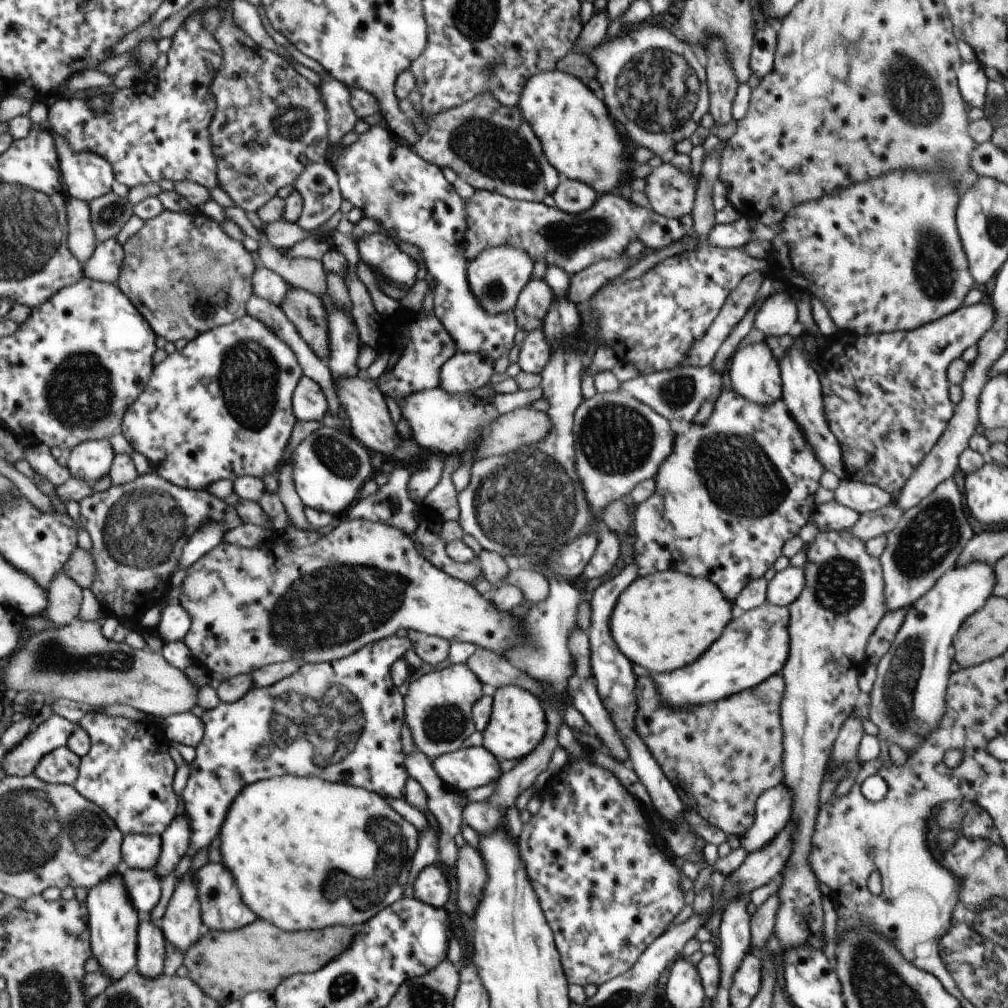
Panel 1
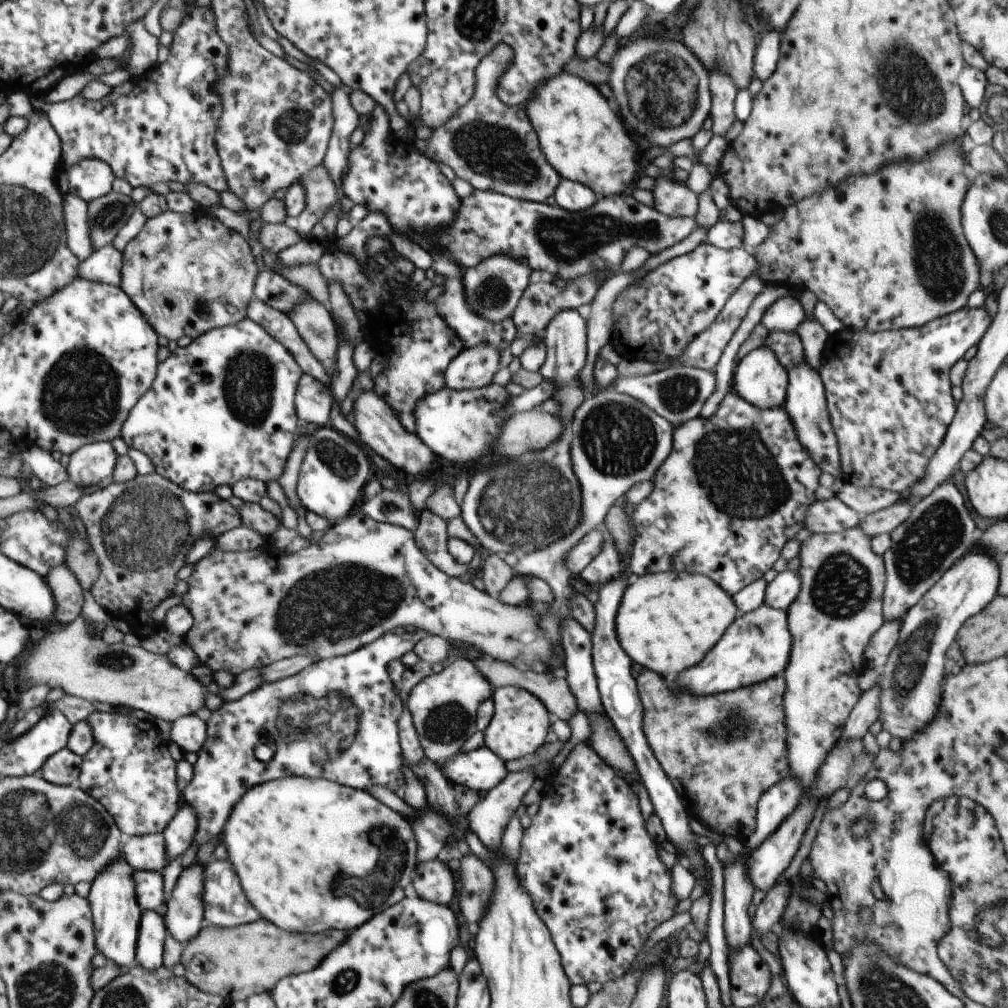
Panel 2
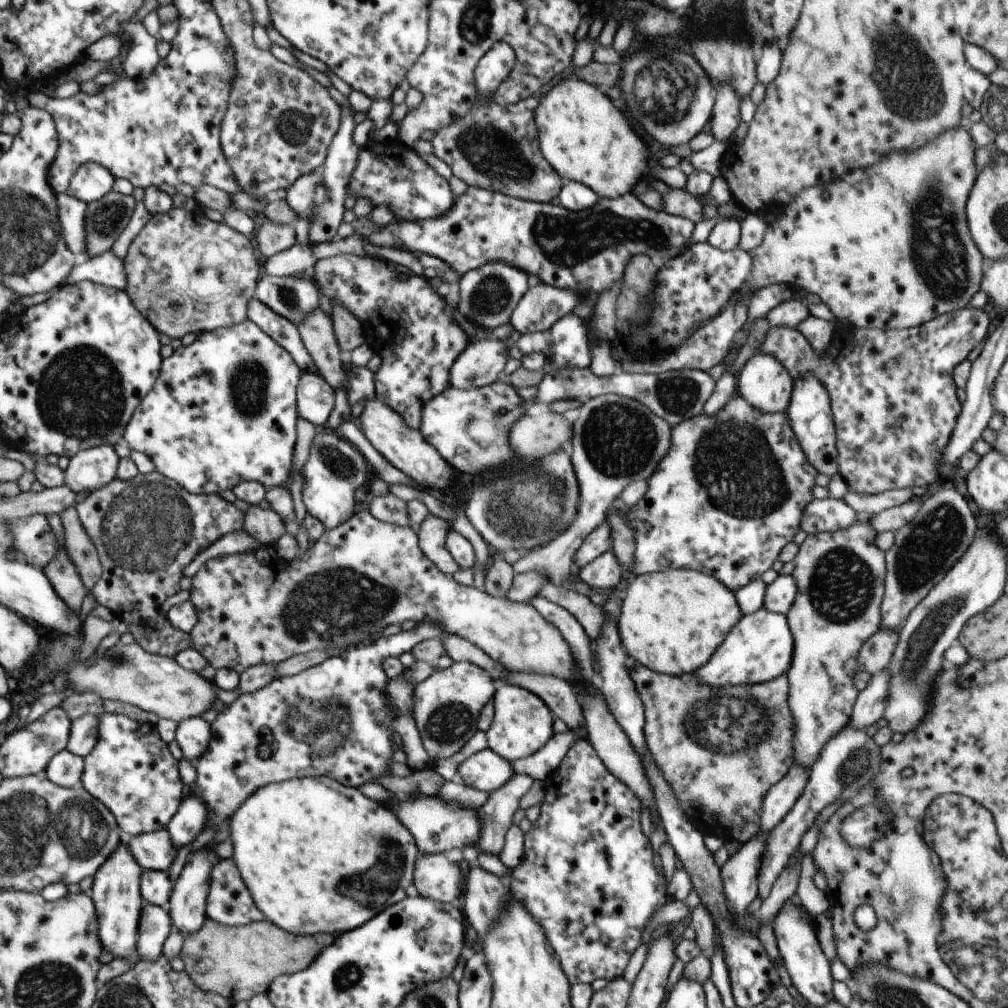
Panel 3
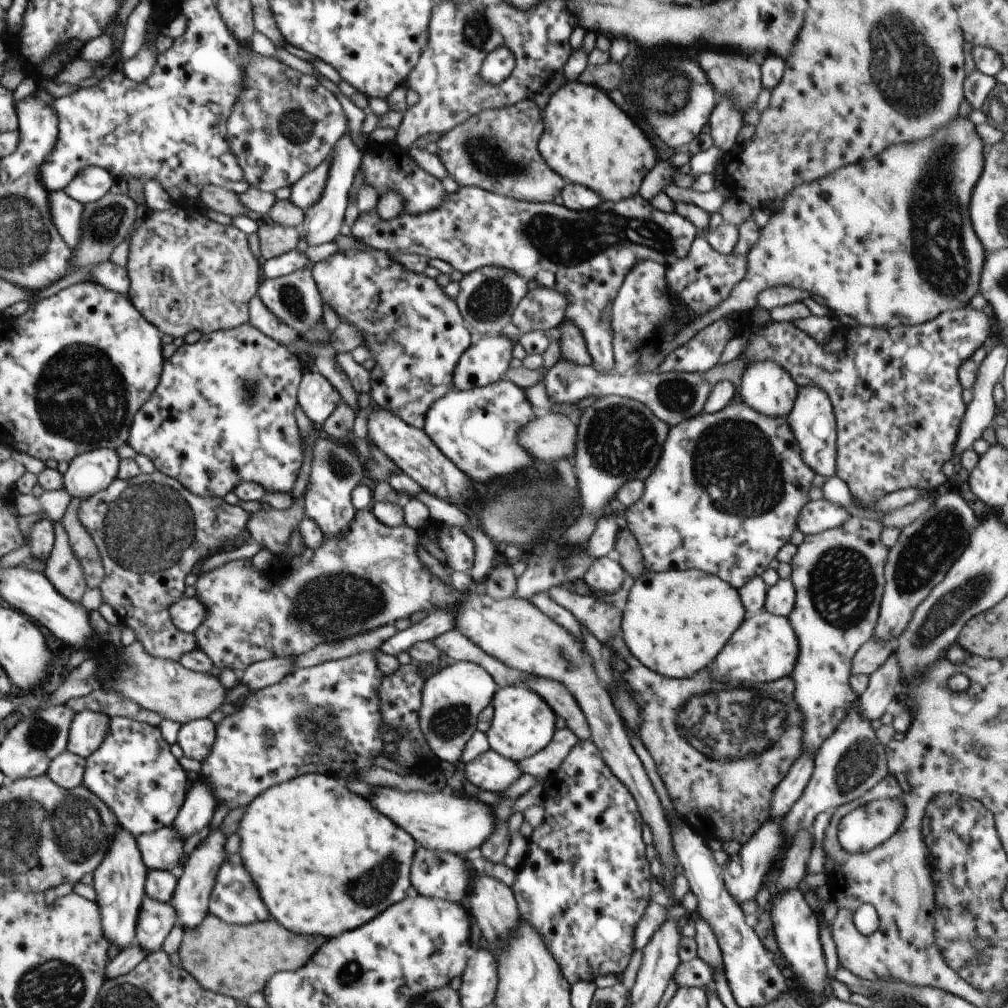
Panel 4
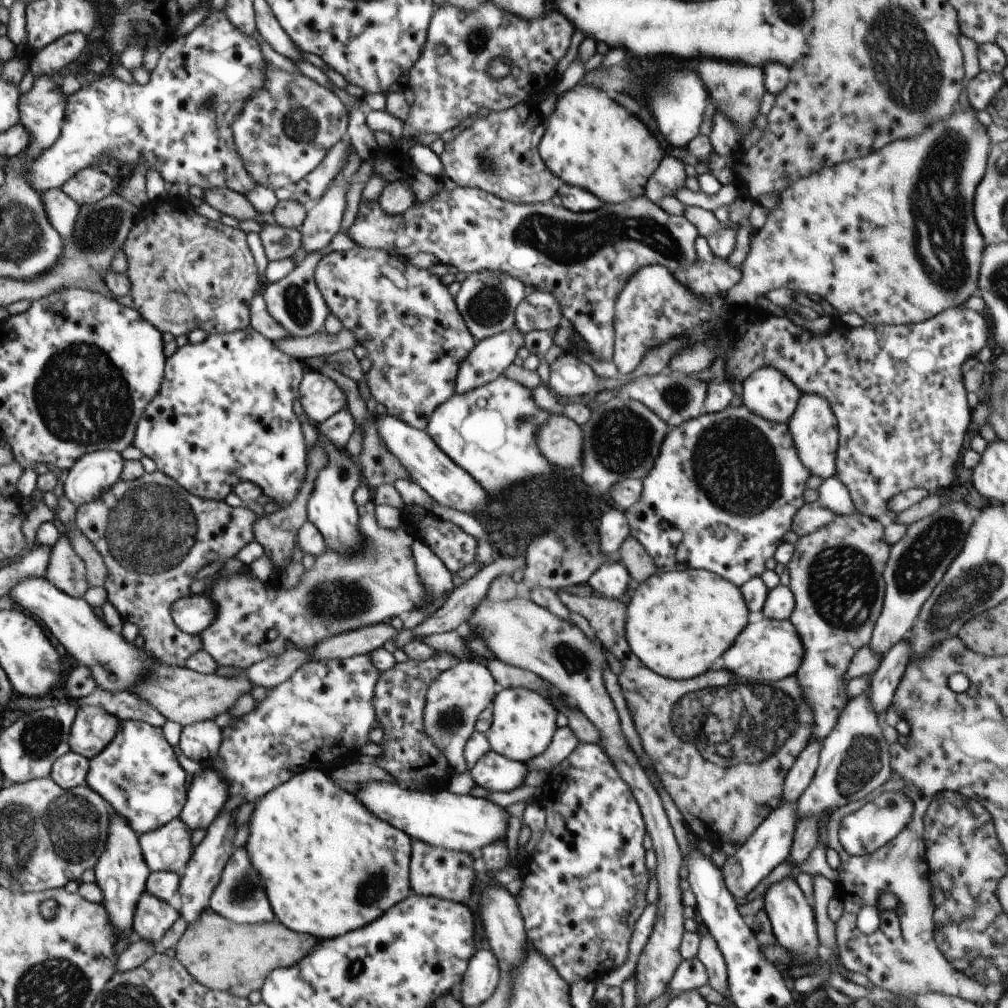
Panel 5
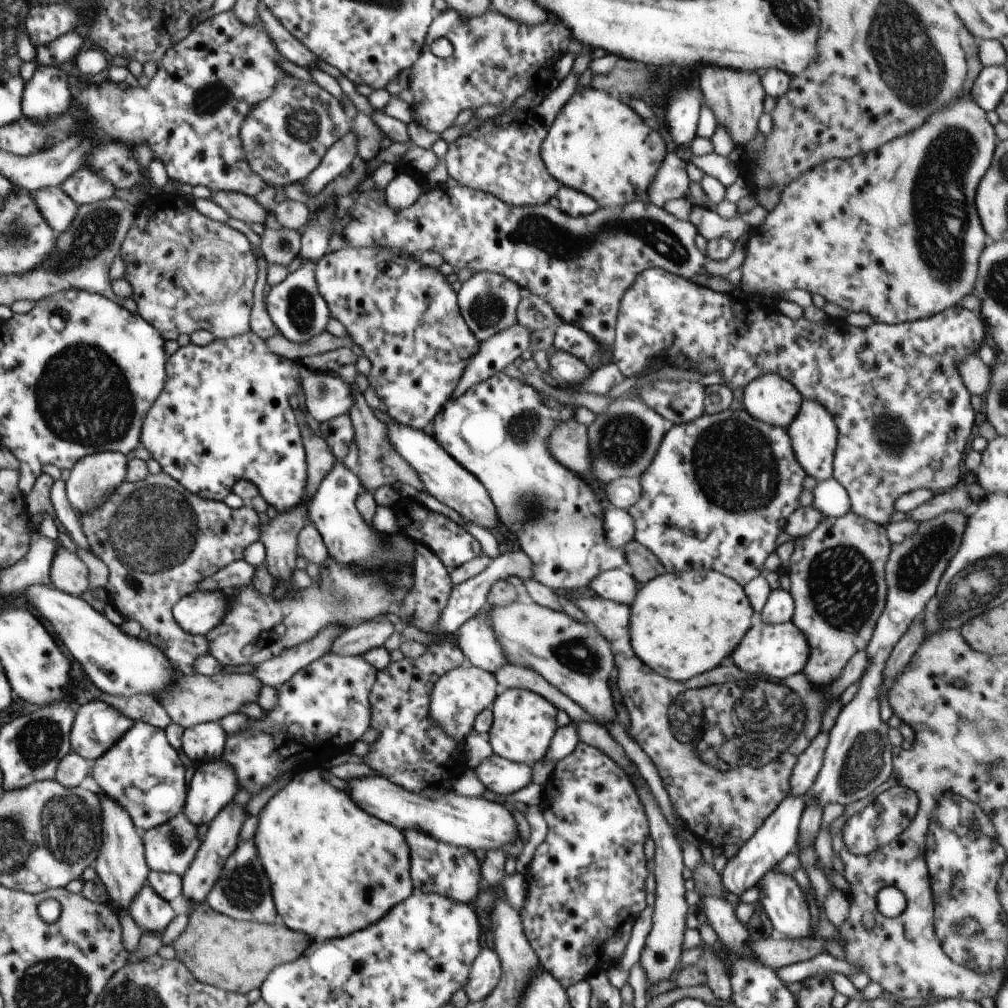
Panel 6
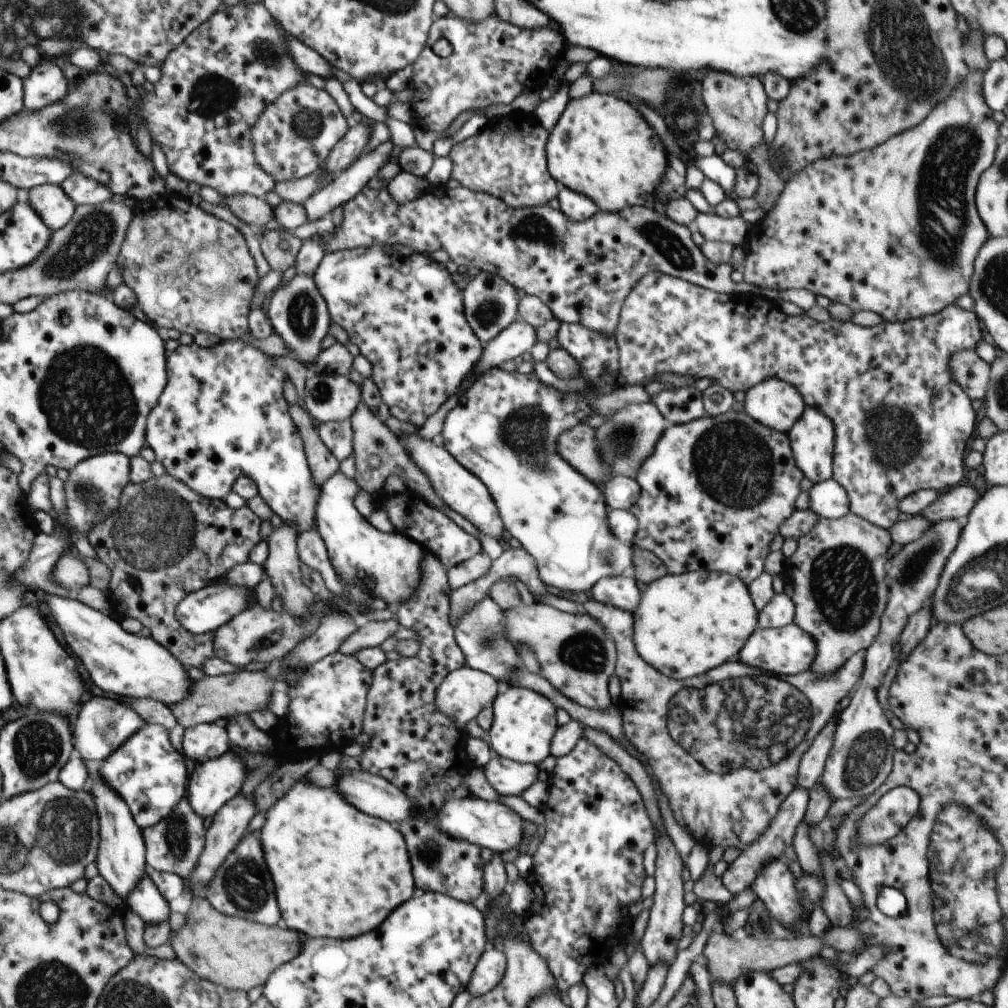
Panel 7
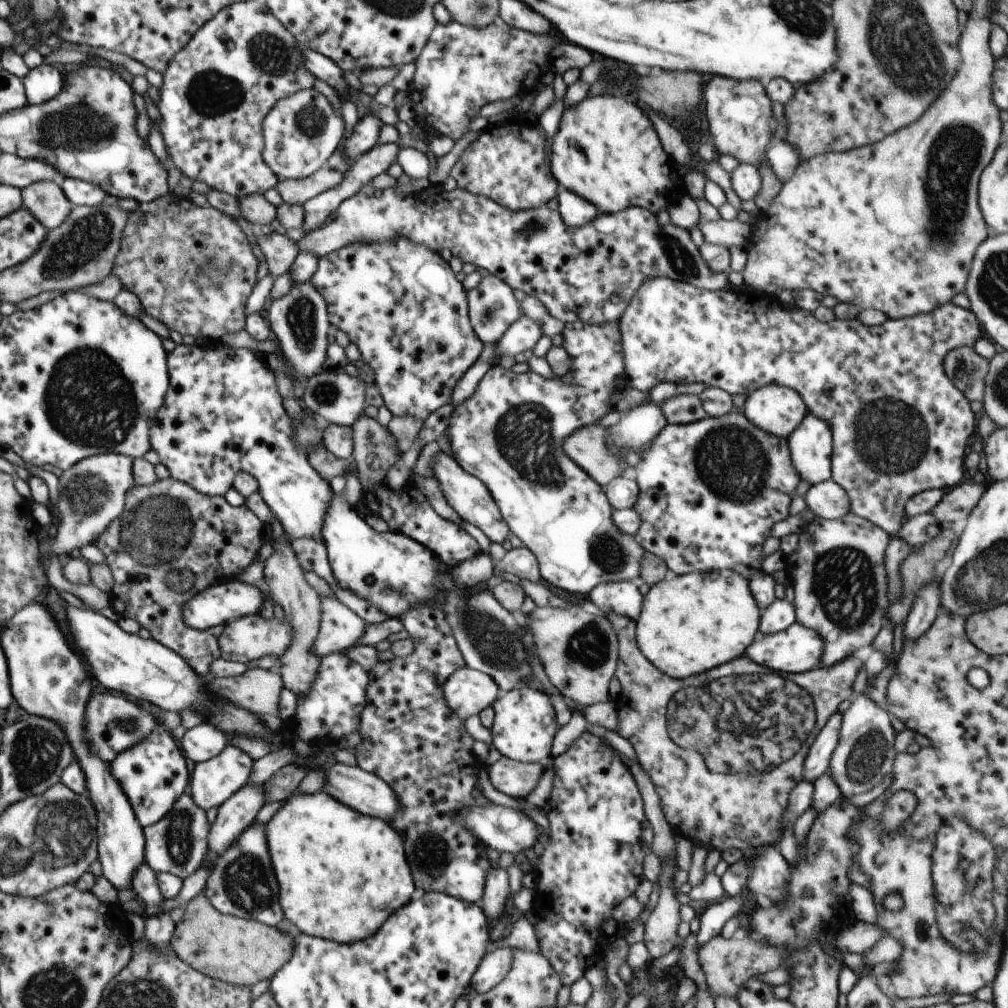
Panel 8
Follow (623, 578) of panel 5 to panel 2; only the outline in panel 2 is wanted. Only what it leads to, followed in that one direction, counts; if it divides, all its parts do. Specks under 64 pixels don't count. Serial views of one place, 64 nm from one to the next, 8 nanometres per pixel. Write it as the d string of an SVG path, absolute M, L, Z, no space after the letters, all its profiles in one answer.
M608 537L598 556L580 573L580 576L593 587L601 587L622 576L621 558L615 544Z

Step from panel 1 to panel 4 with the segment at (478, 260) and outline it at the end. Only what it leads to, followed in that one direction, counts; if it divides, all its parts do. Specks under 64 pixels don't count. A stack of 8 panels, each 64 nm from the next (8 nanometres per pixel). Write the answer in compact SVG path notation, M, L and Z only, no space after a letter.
M484 267L464 275L459 282L460 290L454 298L471 332L500 334L506 324L513 322L512 313L529 291L527 280L512 271L500 267Z

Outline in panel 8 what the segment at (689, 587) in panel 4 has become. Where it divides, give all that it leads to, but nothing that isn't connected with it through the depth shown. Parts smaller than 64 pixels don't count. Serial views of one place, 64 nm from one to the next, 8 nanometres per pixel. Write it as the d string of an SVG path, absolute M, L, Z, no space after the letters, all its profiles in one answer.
M734 571L670 575L651 585L643 597L635 639L642 654L675 679L708 672L740 658L759 630L761 610L752 596L749 580Z

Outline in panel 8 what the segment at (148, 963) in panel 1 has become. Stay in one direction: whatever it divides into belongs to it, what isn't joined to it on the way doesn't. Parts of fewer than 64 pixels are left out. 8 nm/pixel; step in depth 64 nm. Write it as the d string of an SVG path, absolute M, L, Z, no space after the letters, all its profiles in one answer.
M148 863L138 868L136 875L133 876L133 891L137 899L143 904L145 916L151 917L161 913L161 904L164 900L161 895L155 873Z

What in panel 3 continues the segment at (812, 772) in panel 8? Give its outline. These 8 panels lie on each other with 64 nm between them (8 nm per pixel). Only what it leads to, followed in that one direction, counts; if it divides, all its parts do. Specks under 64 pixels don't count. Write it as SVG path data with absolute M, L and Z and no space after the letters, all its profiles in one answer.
M795 762L786 776L770 787L762 803L760 831L772 832L780 824L801 797L808 779L809 770L803 764Z

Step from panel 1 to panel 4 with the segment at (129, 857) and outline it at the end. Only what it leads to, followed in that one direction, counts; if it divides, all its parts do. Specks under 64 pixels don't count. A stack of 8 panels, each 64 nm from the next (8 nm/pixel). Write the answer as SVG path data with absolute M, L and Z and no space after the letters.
M172 826L159 828L156 832L138 835L141 856L153 871L171 871L183 863L184 840Z

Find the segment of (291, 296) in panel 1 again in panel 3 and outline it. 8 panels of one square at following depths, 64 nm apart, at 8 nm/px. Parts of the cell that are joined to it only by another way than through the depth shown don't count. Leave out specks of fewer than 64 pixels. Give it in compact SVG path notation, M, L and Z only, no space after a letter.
M318 308L296 326L318 373L336 389L348 385L347 372L343 368L343 353L335 337L333 320Z

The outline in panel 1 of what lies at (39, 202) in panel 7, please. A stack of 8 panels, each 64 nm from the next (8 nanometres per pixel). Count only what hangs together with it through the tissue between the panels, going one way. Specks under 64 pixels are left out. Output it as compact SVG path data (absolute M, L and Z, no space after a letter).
M72 197L68 199L68 229L70 252L84 265L98 245L89 203Z

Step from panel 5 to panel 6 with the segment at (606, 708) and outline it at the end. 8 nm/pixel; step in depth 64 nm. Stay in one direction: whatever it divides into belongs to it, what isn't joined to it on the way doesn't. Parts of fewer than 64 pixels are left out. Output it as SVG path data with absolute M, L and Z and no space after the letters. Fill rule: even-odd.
M516 601L505 607L490 606L488 610L495 635L509 658L509 664L528 667L538 672L546 682L577 702L595 718L595 722L604 728L608 721L615 718L615 703L609 687L610 672L615 666L614 653L611 649L611 642L606 640L606 637L602 636L593 624L578 622L564 611L555 611L536 604L534 601L530 604ZM640 776L636 779L630 777L637 788L638 796L642 801L646 816L649 820L650 836L655 844L654 870L655 875L655 904L653 907L652 926L646 937L644 948L642 949L639 962L646 971L649 984L658 984L661 980L669 980L672 971L680 962L683 951L683 936L685 934L685 917L690 912L691 907L686 904L684 898L685 880L682 877L684 870L683 854L681 844L674 834L670 823L664 818L658 803L645 780Z

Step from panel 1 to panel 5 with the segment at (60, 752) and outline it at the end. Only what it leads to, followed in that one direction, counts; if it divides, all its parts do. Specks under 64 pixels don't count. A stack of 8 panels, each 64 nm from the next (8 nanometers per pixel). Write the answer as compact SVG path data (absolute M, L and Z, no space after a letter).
M70 750L53 764L50 777L63 789L71 789L85 783L88 771L89 760Z

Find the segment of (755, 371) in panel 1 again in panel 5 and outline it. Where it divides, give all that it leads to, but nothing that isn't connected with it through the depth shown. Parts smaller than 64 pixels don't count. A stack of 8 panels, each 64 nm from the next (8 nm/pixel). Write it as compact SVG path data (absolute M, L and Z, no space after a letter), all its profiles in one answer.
M772 367L756 370L742 386L746 408L771 423L787 424L802 393L787 376Z

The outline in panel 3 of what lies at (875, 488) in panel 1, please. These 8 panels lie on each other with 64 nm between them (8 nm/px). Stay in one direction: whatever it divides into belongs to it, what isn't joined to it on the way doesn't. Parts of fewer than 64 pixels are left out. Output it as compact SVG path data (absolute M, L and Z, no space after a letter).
M911 488L884 491L877 495L863 495L849 490L842 500L860 516L869 517L900 506L918 496L919 492Z

